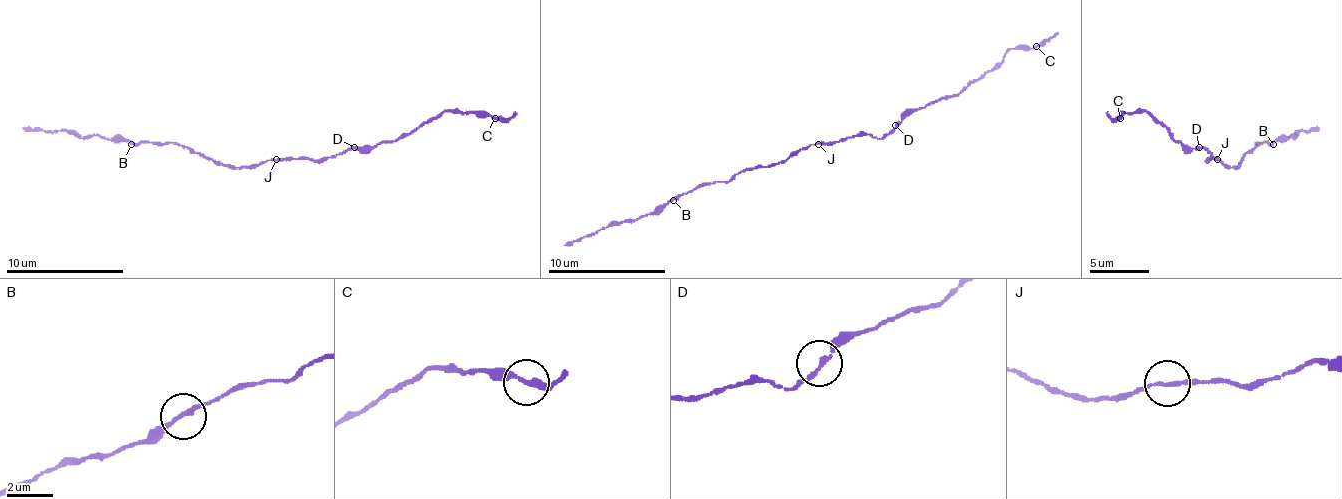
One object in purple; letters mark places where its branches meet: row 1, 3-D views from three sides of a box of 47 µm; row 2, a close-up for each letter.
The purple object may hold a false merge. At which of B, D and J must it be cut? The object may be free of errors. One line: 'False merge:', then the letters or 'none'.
False merge: D

